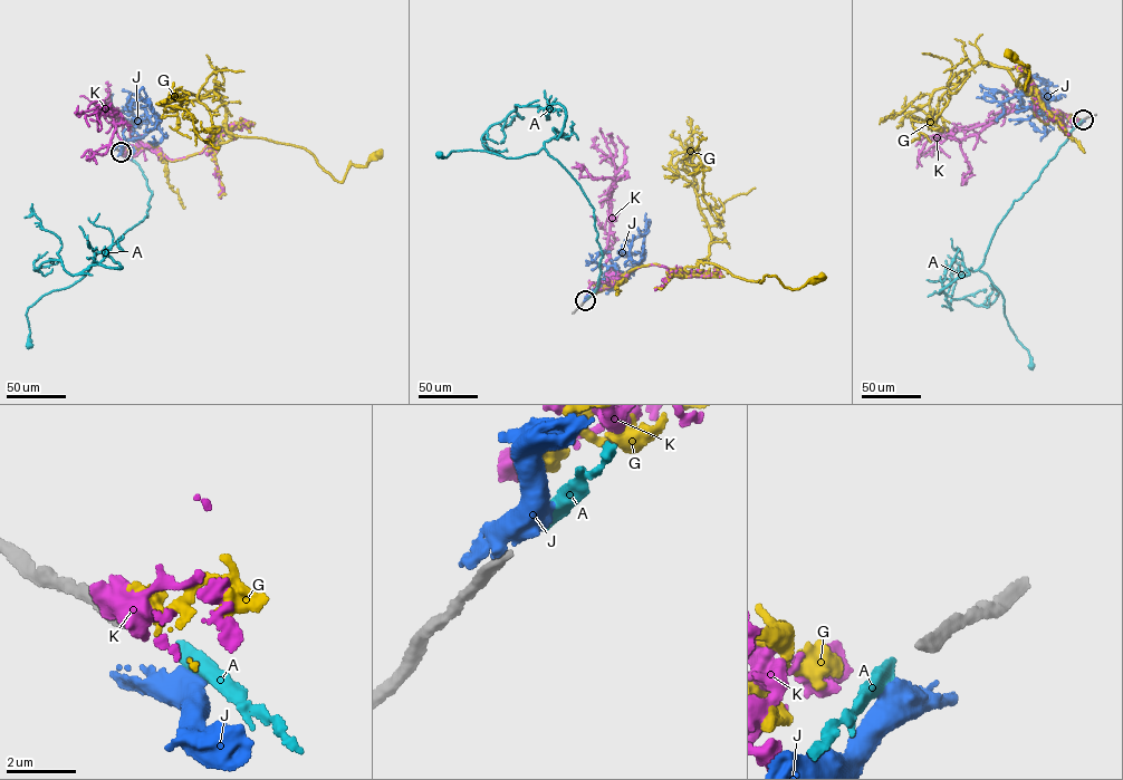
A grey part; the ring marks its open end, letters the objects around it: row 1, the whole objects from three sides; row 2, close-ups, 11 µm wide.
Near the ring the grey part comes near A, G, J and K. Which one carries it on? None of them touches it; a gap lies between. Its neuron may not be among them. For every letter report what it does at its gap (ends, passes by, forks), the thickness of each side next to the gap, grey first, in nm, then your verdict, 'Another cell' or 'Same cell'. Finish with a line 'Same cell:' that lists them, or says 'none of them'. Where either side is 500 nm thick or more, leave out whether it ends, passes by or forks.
A: It ends there. Thickness 280 nm (grey) against 280 nm. Same cell
G: Thickness 280 nm (grey) against 500 nm. Another cell
J: It ends there. Thickness 280 nm (grey) against 180 nm. Another cell
K: Thickness 280 nm (grey) against 550 nm. Another cell
Same cell: A

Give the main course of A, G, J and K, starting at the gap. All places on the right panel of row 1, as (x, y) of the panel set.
A: (1082, 119), (1037, 180), (1014, 202), (998, 224), (979, 270), (1001, 292), (1009, 326), (1028, 350), (1030, 365)
G: (1081, 119), (1037, 117), (1034, 85), (1016, 83), (1026, 69), (1026, 89), (1029, 67), (1007, 54)
J: (1084, 121), (1075, 125), (1032, 95), (1016, 94), (999, 103), (991, 96), (997, 90), (1006, 93), (1008, 102)
K: (1081, 119), (1061, 112), (1055, 116), (1039, 105), (1015, 111), (942, 142), (927, 141), (919, 154), (921, 165)

